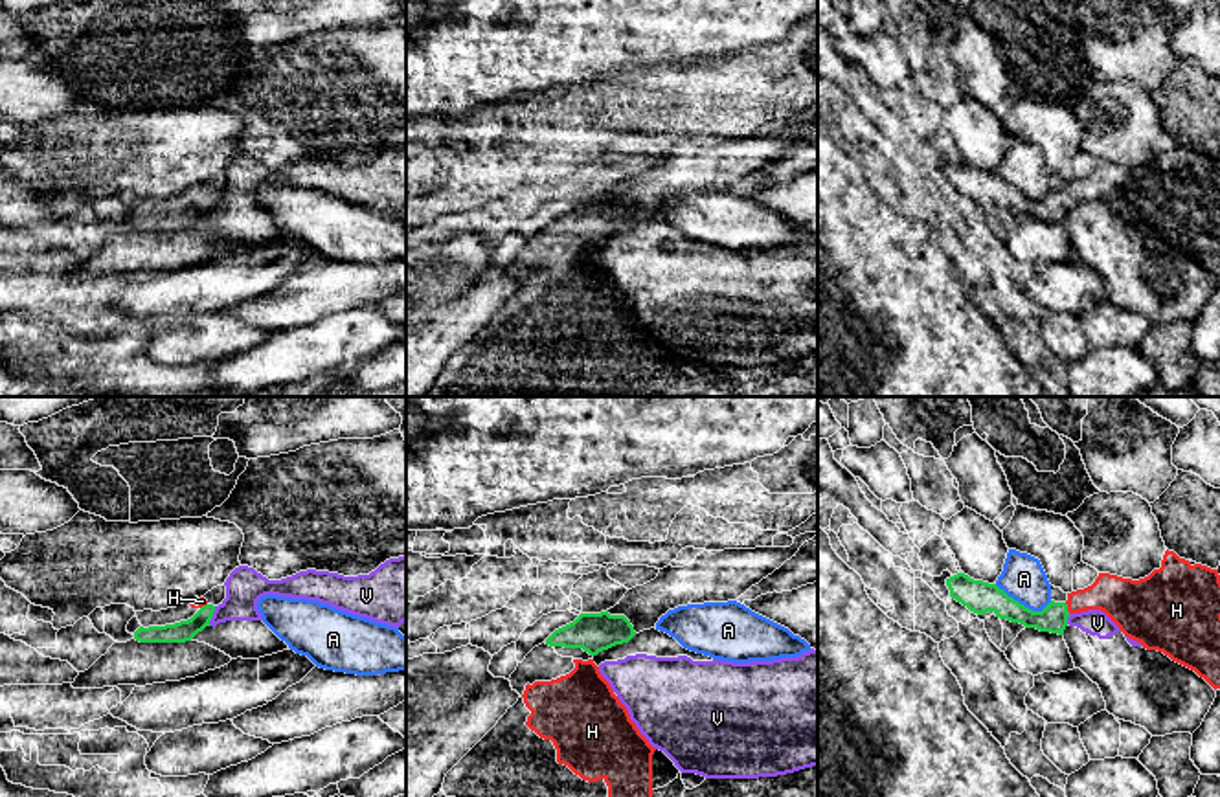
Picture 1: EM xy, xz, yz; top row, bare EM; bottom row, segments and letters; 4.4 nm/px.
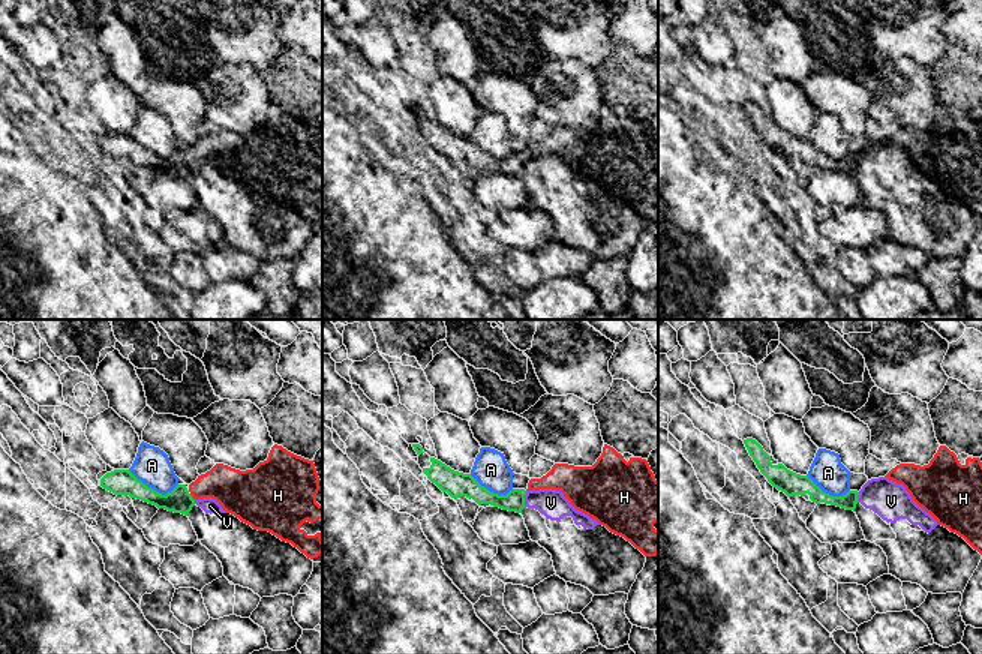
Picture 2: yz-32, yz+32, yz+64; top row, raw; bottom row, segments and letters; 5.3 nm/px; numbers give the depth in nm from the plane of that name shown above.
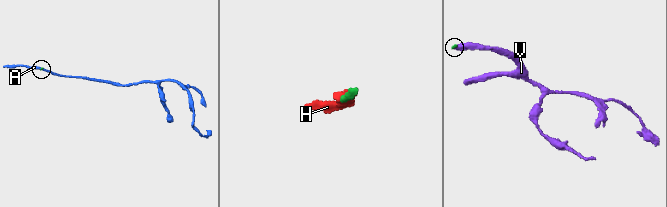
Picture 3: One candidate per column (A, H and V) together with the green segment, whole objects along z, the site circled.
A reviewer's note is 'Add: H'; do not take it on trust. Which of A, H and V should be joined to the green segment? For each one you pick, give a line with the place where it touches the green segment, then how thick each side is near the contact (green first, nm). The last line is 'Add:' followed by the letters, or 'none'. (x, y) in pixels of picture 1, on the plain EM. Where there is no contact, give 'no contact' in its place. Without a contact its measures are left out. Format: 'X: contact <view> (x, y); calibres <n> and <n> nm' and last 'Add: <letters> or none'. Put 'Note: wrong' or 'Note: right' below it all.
H: contact yz (1066, 197); calibres 120 and 190 nm
Add: H
Note: right

